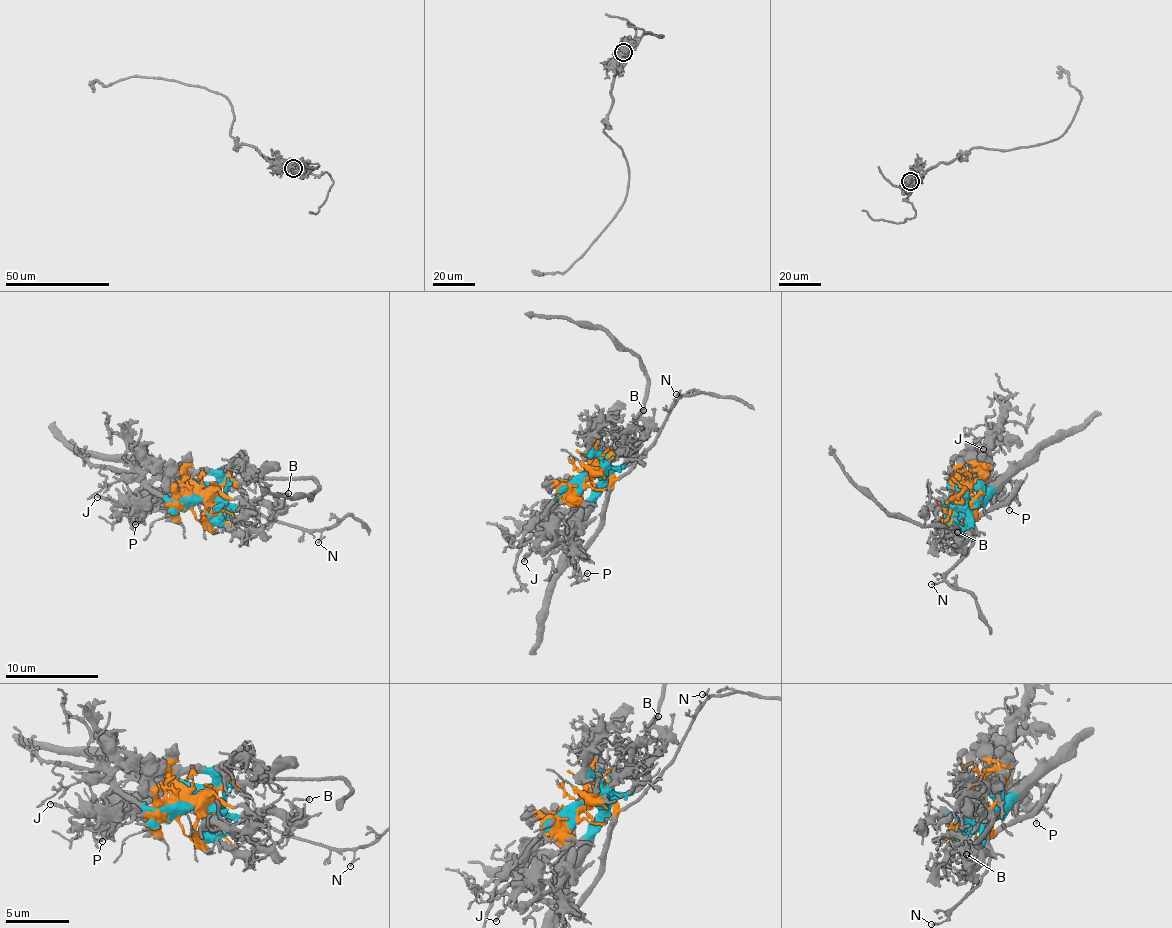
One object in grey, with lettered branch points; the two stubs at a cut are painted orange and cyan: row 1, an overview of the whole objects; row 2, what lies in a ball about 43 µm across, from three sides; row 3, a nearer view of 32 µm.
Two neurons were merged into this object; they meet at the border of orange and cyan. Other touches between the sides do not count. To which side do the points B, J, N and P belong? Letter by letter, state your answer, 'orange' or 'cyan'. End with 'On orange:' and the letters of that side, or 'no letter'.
B: cyan
J: orange
N: orange
P: orange
On orange: J, N, P

